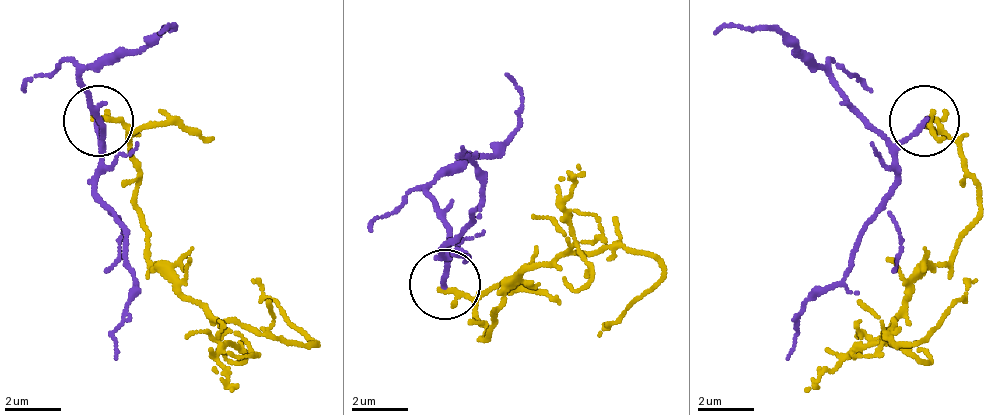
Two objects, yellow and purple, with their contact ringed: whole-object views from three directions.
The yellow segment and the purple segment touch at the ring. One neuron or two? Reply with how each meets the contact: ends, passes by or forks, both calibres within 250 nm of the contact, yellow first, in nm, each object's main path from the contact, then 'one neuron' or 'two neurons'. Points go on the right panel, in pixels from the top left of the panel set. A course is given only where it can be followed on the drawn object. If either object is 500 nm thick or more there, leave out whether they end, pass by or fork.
yellow ends | purple ends | 190/190 nm | yellow via (926, 119), (961, 147), (975, 224), (905, 287), (891, 315), (891, 343), (919, 343), (968, 287), (961, 280) | purple via (926, 119), (891, 140), (856, 105), (835, 77), (764, 27), (736, 27), (715, 34) | two neurons

